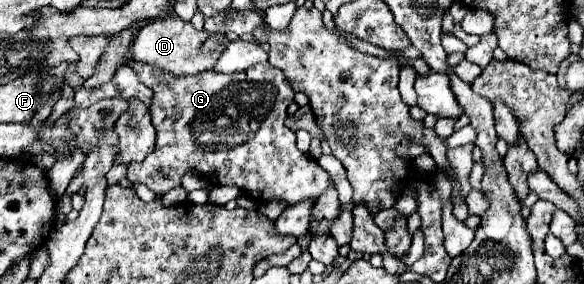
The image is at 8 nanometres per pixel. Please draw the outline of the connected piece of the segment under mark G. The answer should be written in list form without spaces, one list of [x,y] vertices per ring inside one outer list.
[[[130,62],[138,78],[154,90],[154,100],[150,106],[152,124],[156,128],[156,148],[140,164],[130,164],[126,178],[130,182],[140,182],[148,186],[158,198],[180,186],[180,180],[188,172],[202,172],[204,178],[214,184],[232,184],[242,192],[250,192],[256,202],[284,202],[288,208],[306,200],[318,200],[330,186],[334,186],[330,174],[318,166],[306,154],[296,148],[296,136],[284,126],[286,108],[294,100],[294,90],[286,82],[280,70],[274,70],[268,62],[254,66],[242,74],[218,74],[214,70],[200,72],[186,78],[162,78],[162,74],[152,74],[154,68]]]

